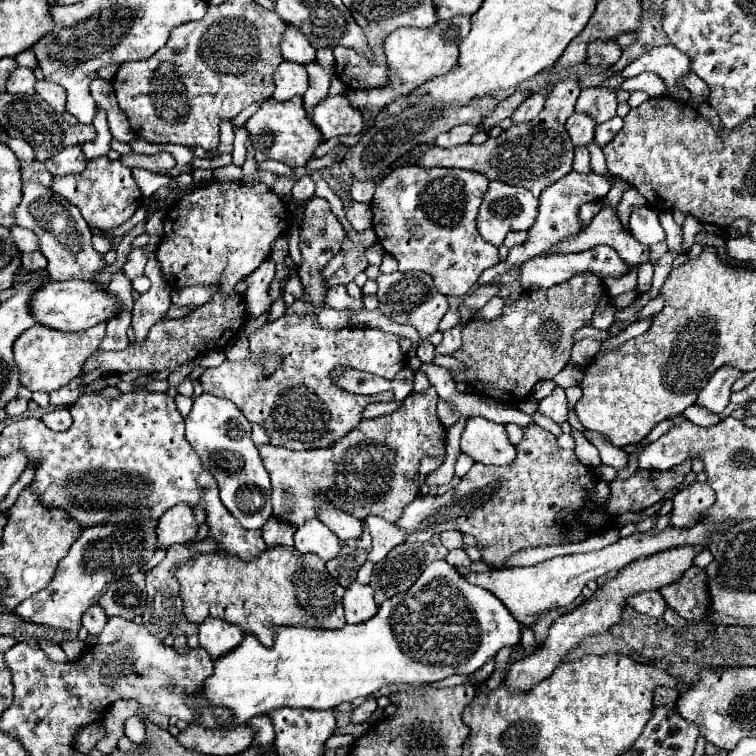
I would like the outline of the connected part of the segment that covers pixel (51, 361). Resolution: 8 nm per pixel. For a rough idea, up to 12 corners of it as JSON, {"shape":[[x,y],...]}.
{"shape":[[36,323],[14,344],[20,382],[54,392],[98,350],[106,324],[63,332]]}

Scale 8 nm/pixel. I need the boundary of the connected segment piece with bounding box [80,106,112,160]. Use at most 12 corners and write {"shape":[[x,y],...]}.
{"shape":[[98,106],[92,126],[96,138],[80,144],[84,158],[100,158],[110,150],[106,110]]}

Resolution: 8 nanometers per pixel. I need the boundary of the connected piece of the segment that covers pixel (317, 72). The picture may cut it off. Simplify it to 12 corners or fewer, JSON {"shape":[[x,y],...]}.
{"shape":[[318,62],[304,66],[310,88],[304,94],[304,106],[312,116],[312,106],[328,96],[332,70]]}

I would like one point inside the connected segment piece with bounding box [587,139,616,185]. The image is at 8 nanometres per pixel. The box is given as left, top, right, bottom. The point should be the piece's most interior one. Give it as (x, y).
(598, 163)

